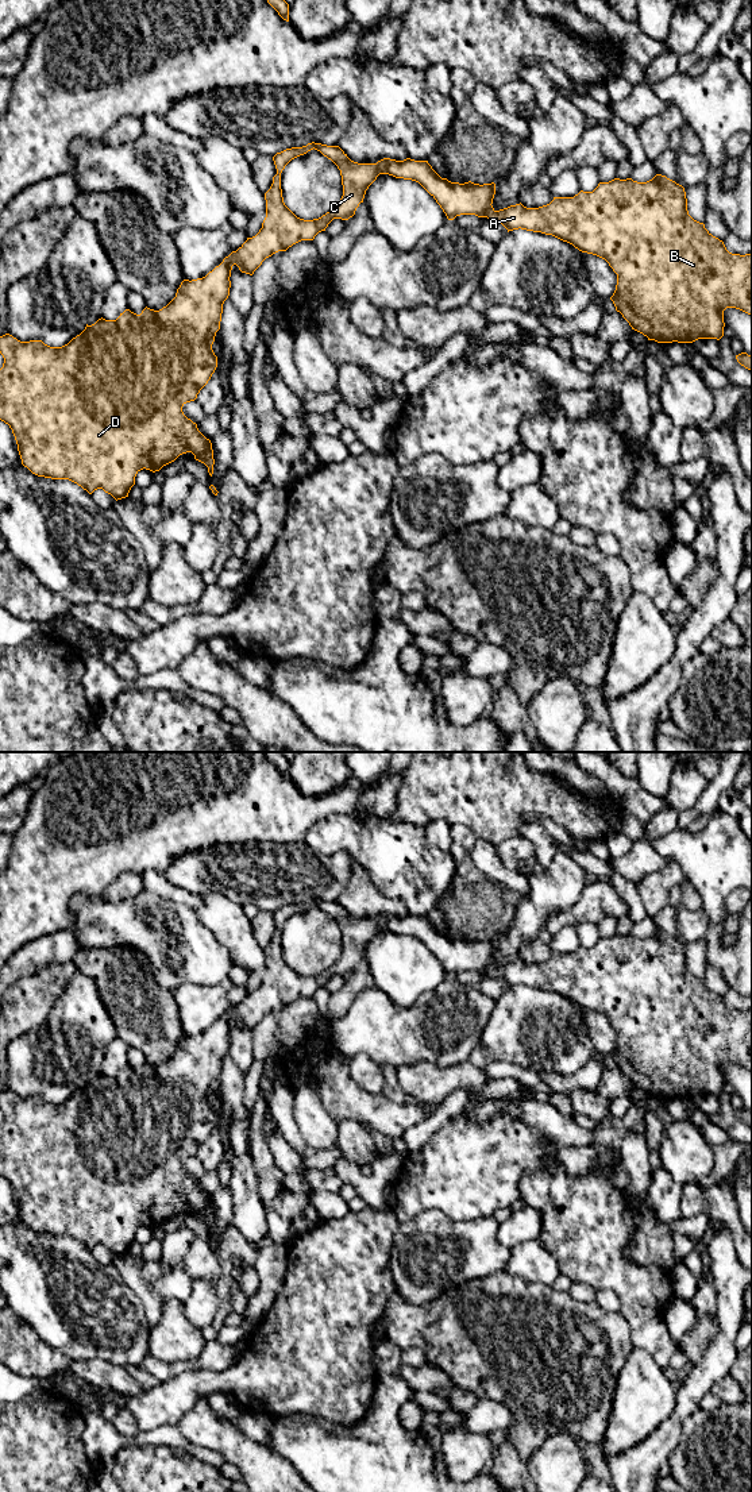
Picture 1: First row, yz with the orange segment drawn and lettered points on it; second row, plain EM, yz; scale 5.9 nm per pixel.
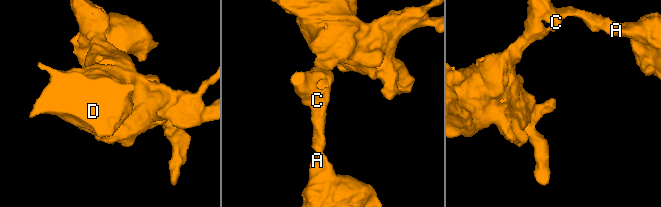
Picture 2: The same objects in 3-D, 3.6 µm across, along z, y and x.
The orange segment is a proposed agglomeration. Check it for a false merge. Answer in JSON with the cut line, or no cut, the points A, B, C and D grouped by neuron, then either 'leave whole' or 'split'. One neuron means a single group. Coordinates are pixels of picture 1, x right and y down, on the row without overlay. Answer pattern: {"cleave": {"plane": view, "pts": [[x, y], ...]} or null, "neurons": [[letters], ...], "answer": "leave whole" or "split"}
{"cleave": null, "neurons": [["A", "B", "C", "D"]], "answer": "leave whole"}

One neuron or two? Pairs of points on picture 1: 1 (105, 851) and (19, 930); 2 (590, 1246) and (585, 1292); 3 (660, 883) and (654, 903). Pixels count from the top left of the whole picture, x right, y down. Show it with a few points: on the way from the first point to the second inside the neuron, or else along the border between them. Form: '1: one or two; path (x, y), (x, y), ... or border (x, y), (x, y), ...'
1: one; path (84, 866), (41, 909)
2: two; border (574, 1283), (587, 1283), (596, 1290)
3: one; path (655, 889), (654, 898)

